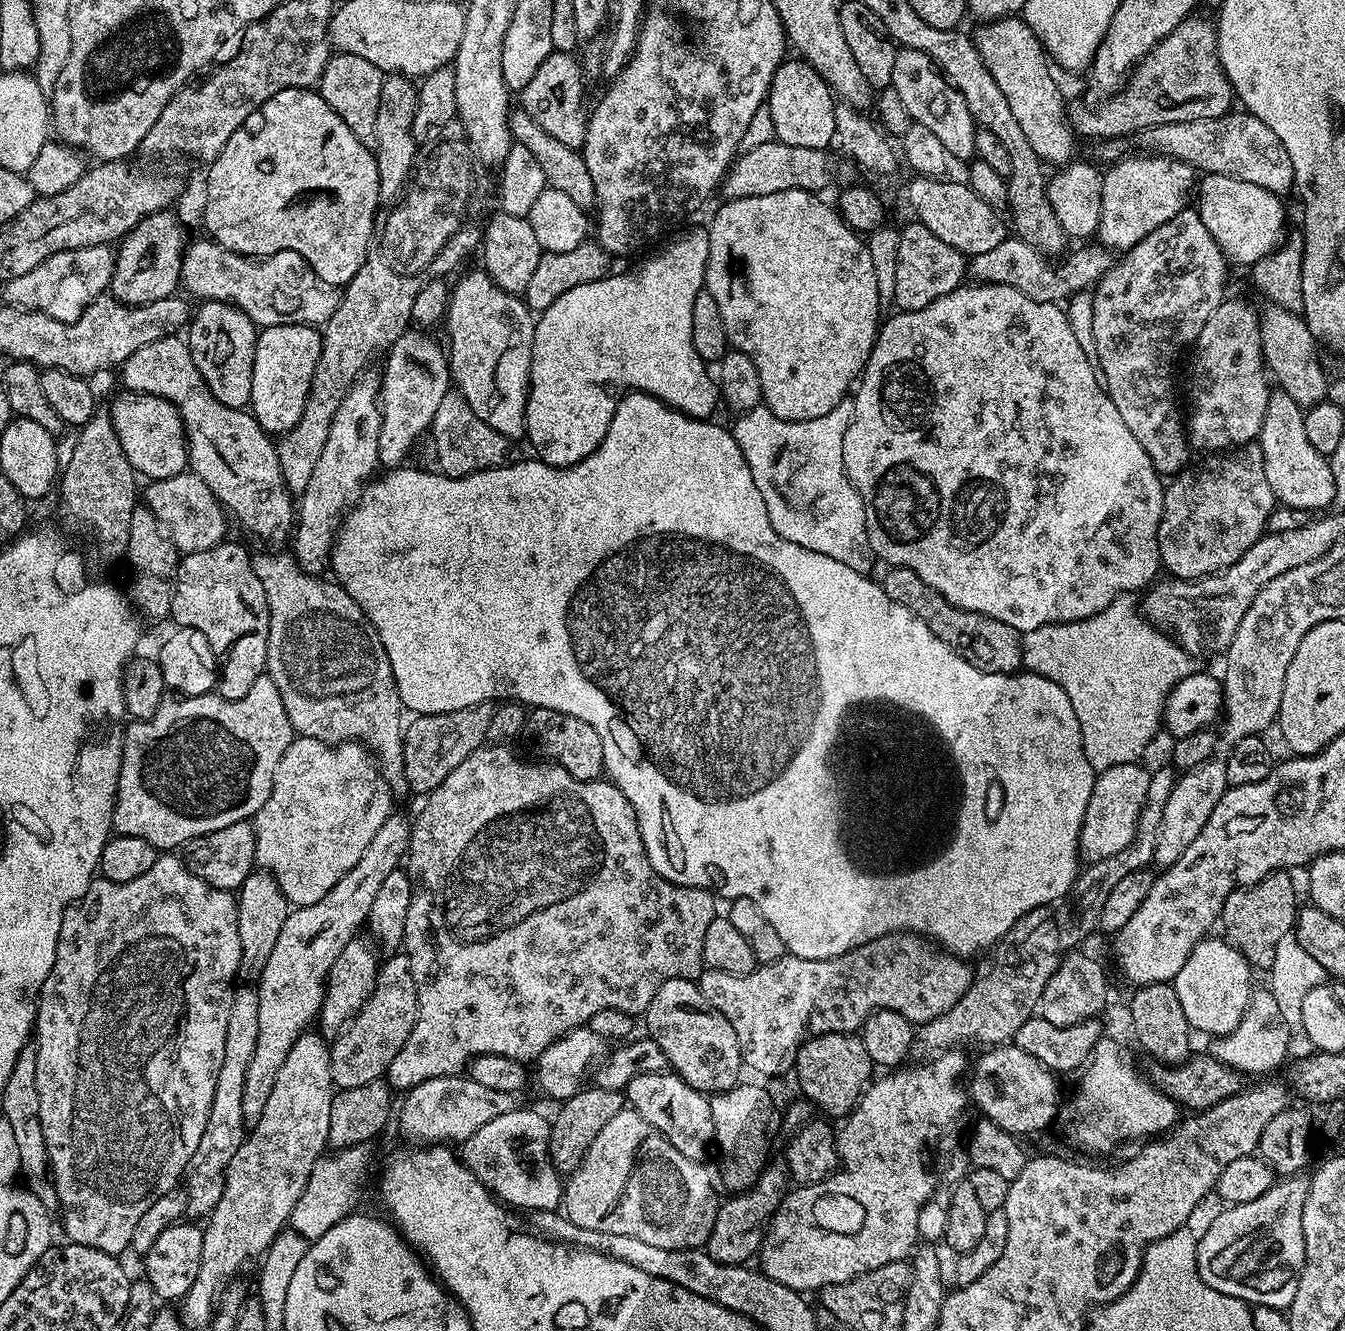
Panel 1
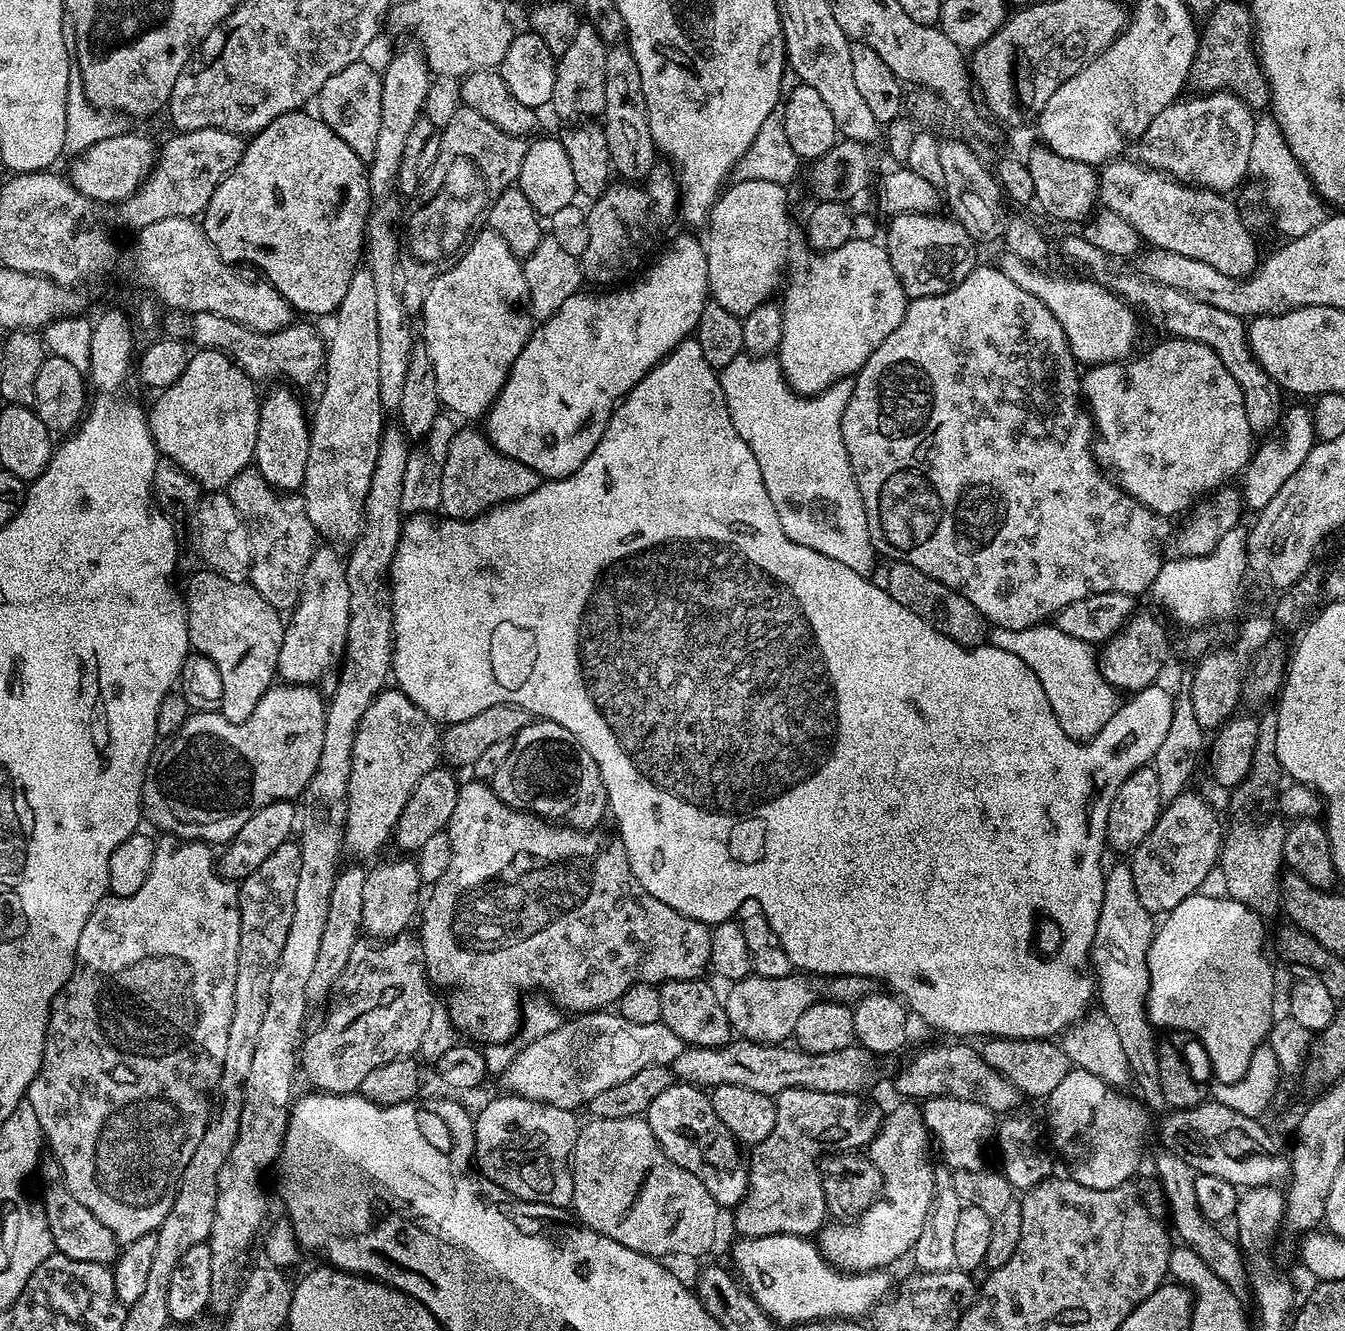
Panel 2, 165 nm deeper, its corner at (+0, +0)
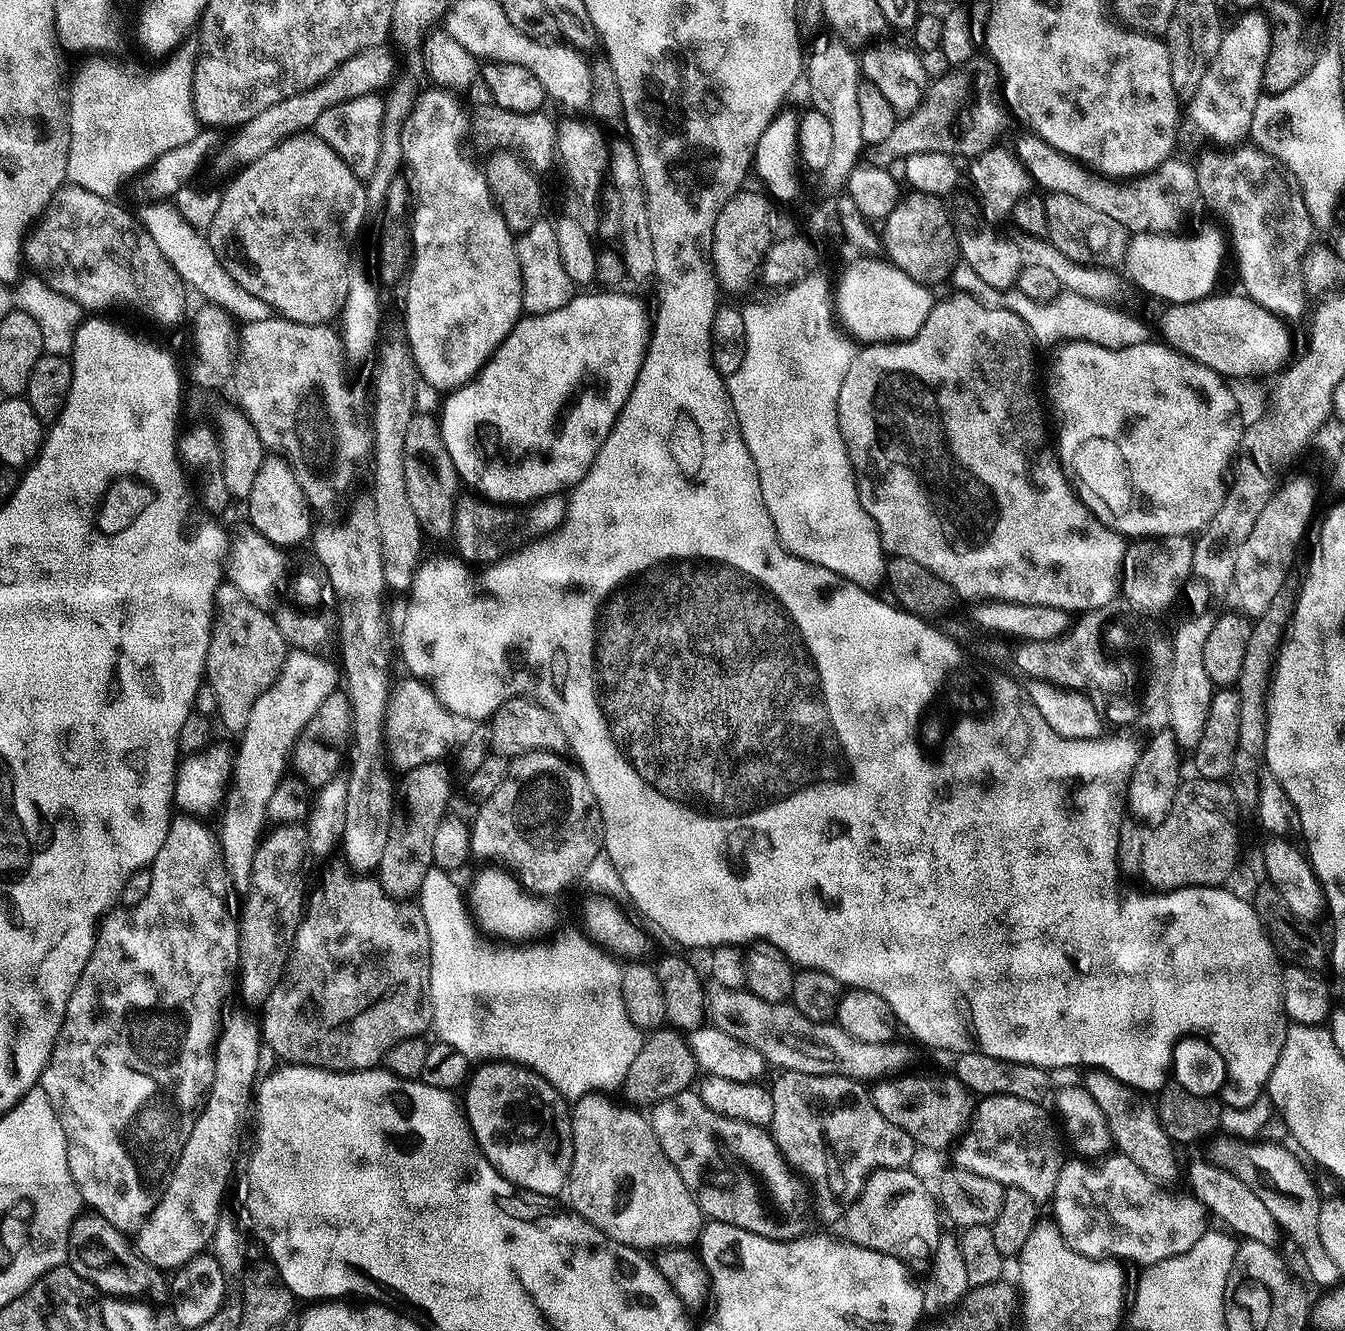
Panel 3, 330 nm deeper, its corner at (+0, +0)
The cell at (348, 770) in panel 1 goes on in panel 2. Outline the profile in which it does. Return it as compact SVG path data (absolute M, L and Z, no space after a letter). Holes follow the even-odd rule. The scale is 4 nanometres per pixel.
M399 690L381 691L362 714L352 747L348 779L348 813L344 823L344 847L356 856L372 856L395 833L396 823L418 780L438 764L438 728L431 718Z

